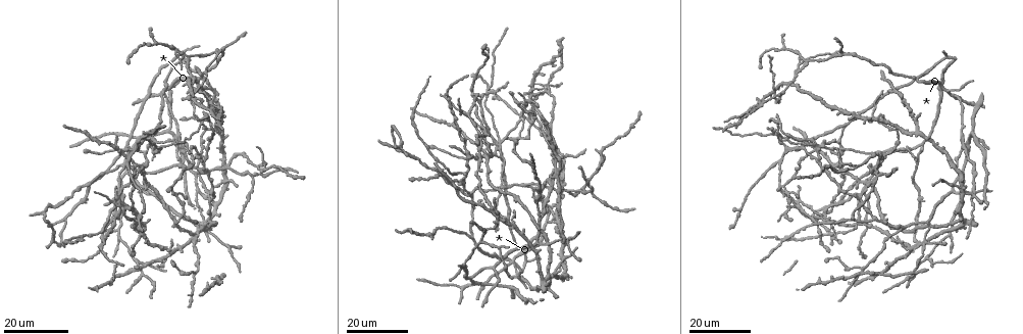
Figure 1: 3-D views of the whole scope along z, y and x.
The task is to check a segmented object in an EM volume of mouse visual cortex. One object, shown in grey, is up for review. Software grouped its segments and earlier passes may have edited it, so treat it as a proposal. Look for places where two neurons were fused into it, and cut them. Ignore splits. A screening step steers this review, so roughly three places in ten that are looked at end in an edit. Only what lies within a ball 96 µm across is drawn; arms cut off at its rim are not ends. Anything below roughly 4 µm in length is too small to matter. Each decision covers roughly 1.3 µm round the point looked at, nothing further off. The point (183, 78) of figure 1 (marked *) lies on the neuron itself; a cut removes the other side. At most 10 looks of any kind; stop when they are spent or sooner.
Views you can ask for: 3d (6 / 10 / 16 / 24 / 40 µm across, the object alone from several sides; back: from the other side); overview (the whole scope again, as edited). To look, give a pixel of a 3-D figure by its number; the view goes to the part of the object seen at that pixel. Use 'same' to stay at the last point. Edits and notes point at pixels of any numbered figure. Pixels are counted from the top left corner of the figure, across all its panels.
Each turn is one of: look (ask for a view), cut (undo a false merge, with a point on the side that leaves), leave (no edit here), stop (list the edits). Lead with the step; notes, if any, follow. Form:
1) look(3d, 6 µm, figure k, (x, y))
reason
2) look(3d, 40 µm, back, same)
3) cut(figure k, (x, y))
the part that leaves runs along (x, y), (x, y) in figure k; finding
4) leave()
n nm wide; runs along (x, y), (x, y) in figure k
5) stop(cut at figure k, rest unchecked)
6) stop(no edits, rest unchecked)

look(3d, 24 µm, figure 1, (533, 188))
small branch off a trunk

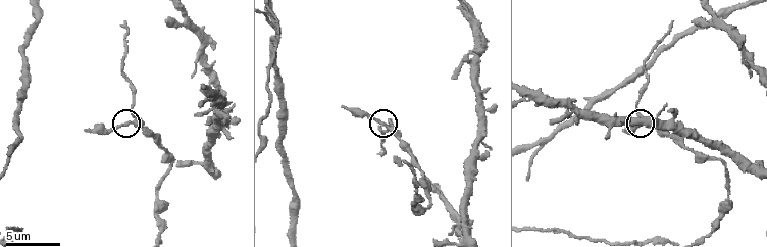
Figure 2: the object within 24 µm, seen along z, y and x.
look(3d, 6 µm, figure 2, (129, 123))
closer look

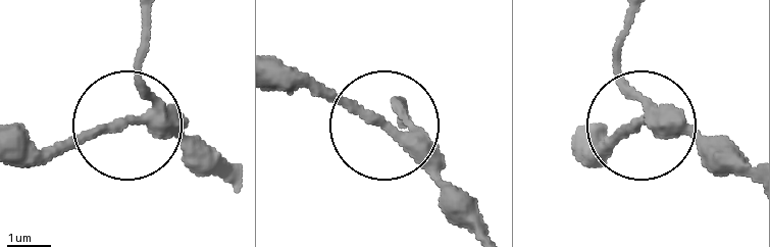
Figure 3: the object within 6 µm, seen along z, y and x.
leave()
250 nm wide; all the same neuron

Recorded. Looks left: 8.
look(3d, 16 µm, figure 1, (962, 142))
three arms meet

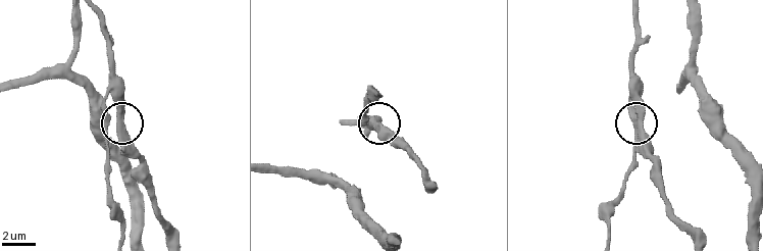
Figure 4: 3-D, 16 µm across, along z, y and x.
look(3d, 6 µm, figure 4, (108, 117))

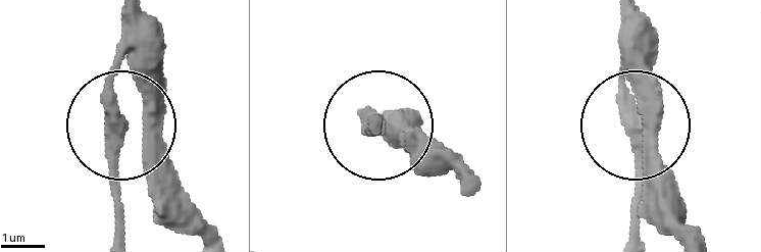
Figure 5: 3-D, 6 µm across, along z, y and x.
leave()
3 arms; one neuron here

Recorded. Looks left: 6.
look(3d, 16 µm, figure 1, (492, 267))
arms part here

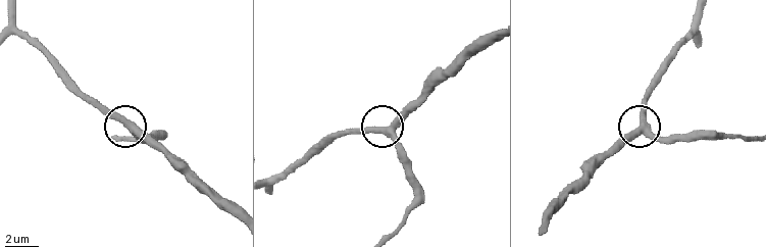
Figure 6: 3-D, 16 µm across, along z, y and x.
look(3d, 6 µm, figure 6, (389, 136))

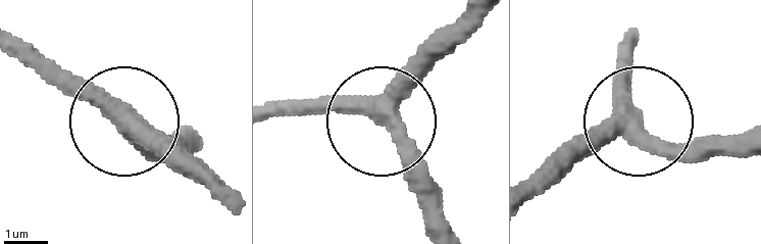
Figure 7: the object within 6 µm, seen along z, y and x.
leave()
380 nm wide; runs along (485, 16), (386, 127), (441, 199) in figure 7; continuous, no second neuron

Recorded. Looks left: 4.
look(3d, 16 µm, figure 1, (973, 194))
three arms meet

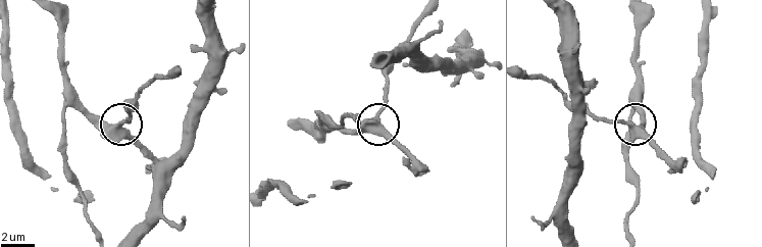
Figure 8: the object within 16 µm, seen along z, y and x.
look(3d, 6 µm, figure 8, (377, 127))

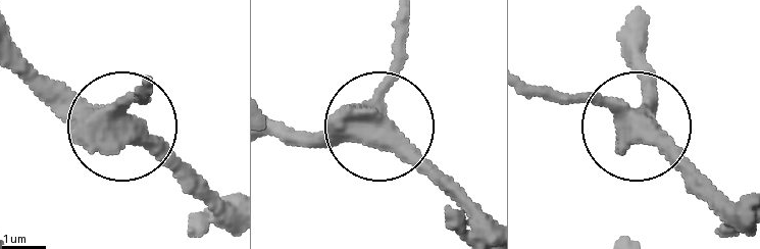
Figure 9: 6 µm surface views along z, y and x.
leave()
410 nm wide; runs along (629, 47), (645, 119), (724, 196) in figure 9; one neuron here

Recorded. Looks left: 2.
look(3d, 24 µm, figure 1, (224, 49))
three-way junction

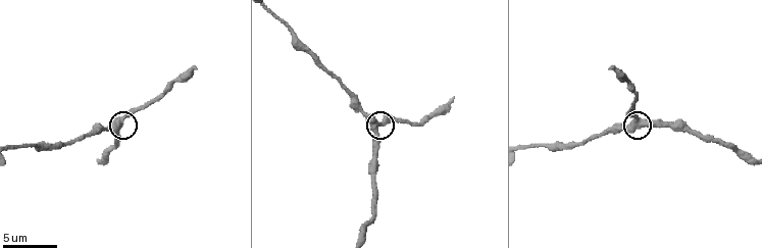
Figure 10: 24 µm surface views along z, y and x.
look(3d, 6 µm, figure 10, (117, 122))
zoom in

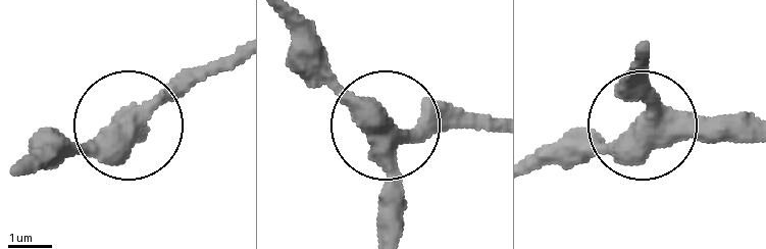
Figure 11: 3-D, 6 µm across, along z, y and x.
leave()
runs along (381, 232), (386, 126), (425, 134), (492, 122) in figure 11; one neuron here

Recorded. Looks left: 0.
stop(no edits, rest unchecked)

